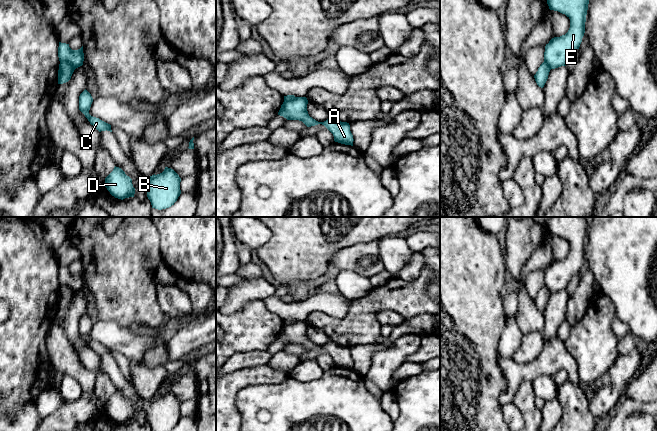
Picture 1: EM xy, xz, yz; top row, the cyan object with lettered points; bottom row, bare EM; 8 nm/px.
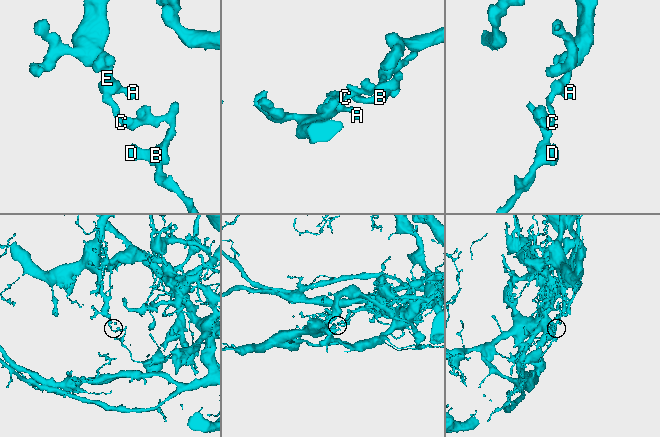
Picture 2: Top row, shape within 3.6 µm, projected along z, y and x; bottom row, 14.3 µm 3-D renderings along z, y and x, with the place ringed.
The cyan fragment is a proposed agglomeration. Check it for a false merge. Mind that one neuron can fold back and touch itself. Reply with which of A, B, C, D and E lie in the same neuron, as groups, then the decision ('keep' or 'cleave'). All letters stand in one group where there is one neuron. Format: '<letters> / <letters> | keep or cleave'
A E / B C D | cleave

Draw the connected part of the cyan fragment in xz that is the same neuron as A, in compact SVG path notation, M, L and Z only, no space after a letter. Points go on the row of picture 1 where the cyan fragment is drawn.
M295 97L290 101L284 101L278 115L283 116L287 120L302 121L307 127L322 124L333 134L335 142L353 146L354 139L349 123L341 122L331 117L324 122L318 122L309 116L307 104L308 100L306 97Z

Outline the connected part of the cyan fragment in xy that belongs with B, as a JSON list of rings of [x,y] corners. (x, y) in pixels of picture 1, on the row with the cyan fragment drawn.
[[[168,167],[160,174],[145,177],[143,184],[152,208],[162,210],[174,205],[181,194],[180,182],[179,175]]]

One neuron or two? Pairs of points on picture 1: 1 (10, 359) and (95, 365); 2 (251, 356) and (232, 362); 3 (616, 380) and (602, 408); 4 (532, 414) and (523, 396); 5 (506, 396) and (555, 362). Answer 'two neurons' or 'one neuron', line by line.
1: two neurons
2: one neuron
3: one neuron
4: one neuron
5: one neuron

